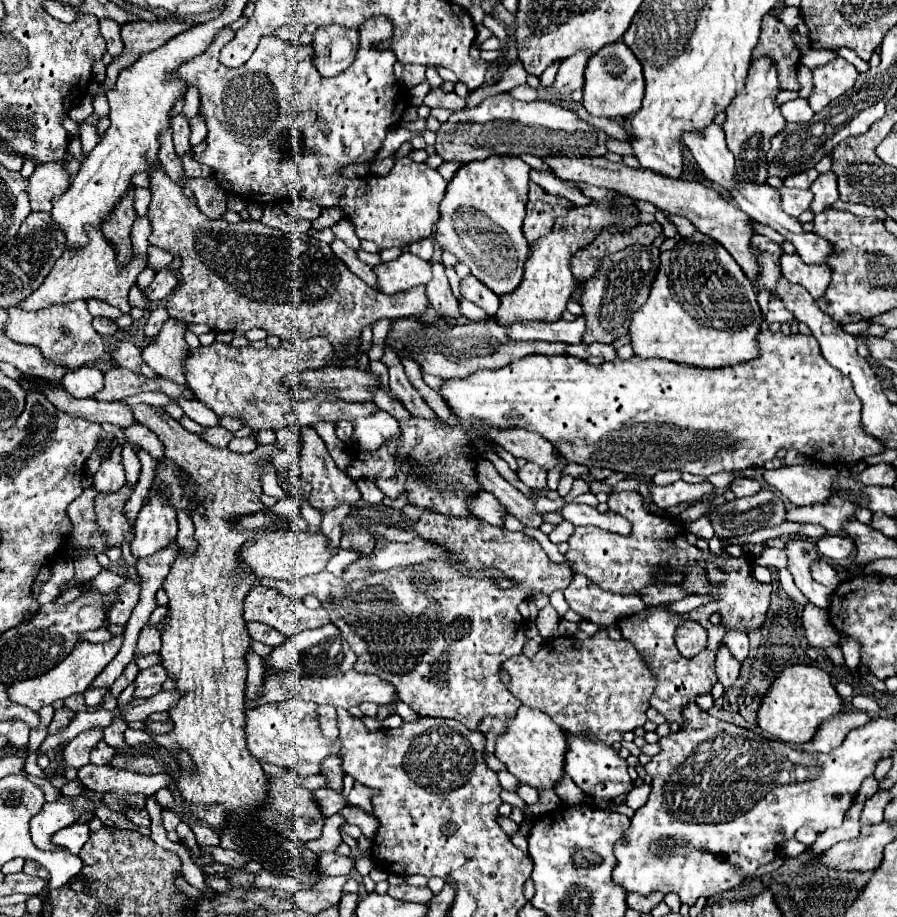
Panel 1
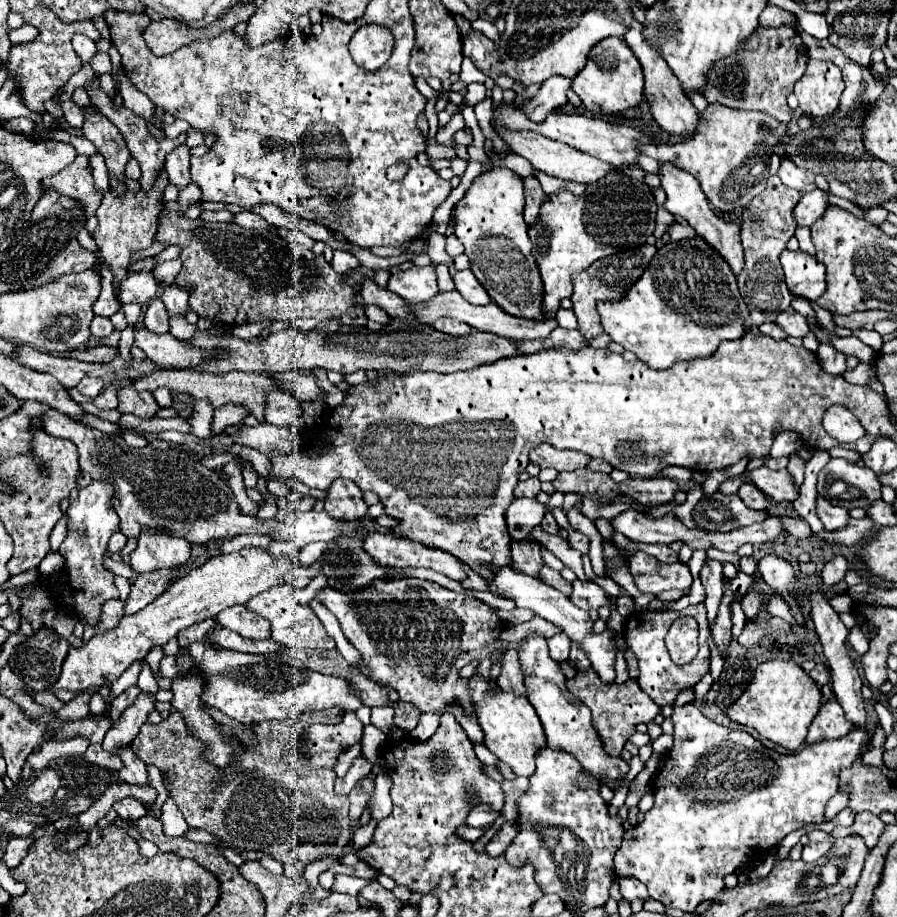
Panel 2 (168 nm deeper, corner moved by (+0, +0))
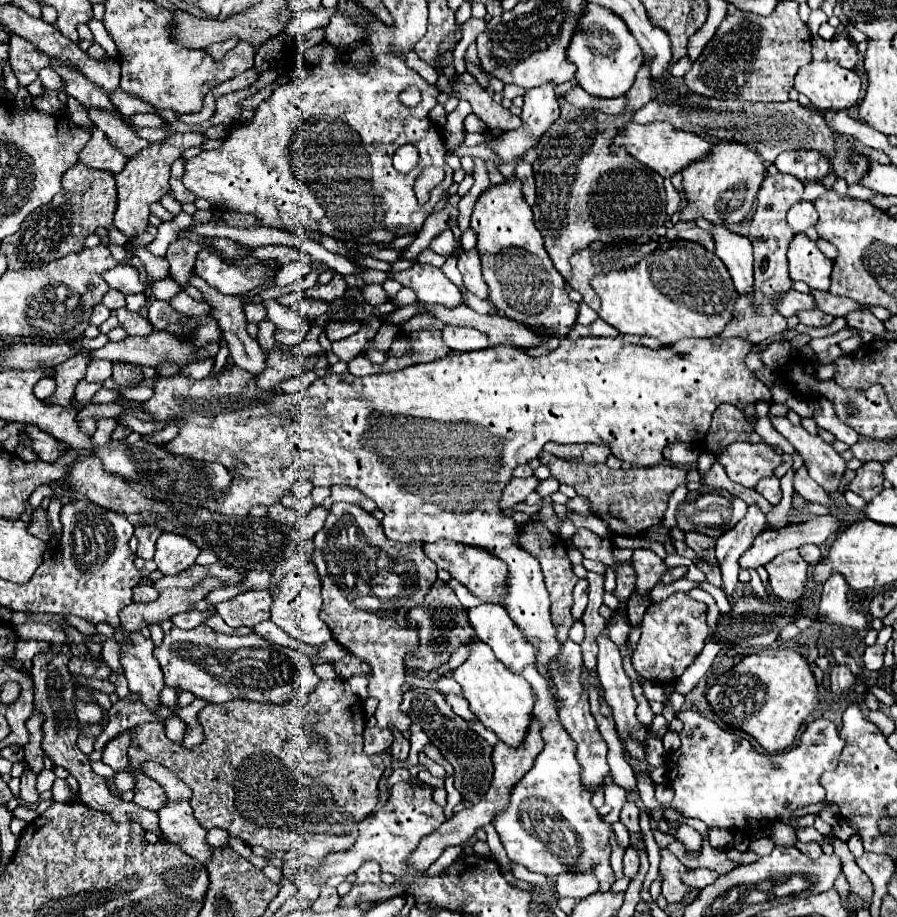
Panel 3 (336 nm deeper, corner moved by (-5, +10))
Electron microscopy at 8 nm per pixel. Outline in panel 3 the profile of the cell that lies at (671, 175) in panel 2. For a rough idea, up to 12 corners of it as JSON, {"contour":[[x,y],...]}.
{"contour":[[713,224],[715,254],[735,290],[753,292],[749,238]]}

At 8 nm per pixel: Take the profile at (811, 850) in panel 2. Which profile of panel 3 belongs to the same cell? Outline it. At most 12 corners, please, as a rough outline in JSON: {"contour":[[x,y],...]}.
{"contour":[[795,842],[807,858],[817,860],[823,852],[817,842]]}

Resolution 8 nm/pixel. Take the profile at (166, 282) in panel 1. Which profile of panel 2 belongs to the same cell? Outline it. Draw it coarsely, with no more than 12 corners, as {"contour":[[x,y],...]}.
{"contour":[[134,272],[120,284],[120,300],[146,304],[158,296],[152,272]]}

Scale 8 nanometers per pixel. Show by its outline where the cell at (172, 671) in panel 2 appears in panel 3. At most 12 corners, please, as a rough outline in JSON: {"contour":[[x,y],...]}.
{"contour":[[173,626],[169,688],[281,704],[319,684],[303,652]]}

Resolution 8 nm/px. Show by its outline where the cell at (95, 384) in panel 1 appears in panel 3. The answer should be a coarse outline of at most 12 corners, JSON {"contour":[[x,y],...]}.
{"contour":[[93,360],[87,366],[87,382],[103,382],[111,376],[109,360]]}

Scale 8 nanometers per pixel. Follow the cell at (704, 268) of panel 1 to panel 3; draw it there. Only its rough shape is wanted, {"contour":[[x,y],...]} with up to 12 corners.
{"contour":[[687,240],[593,276],[599,316],[663,344],[719,336],[739,294]]}

